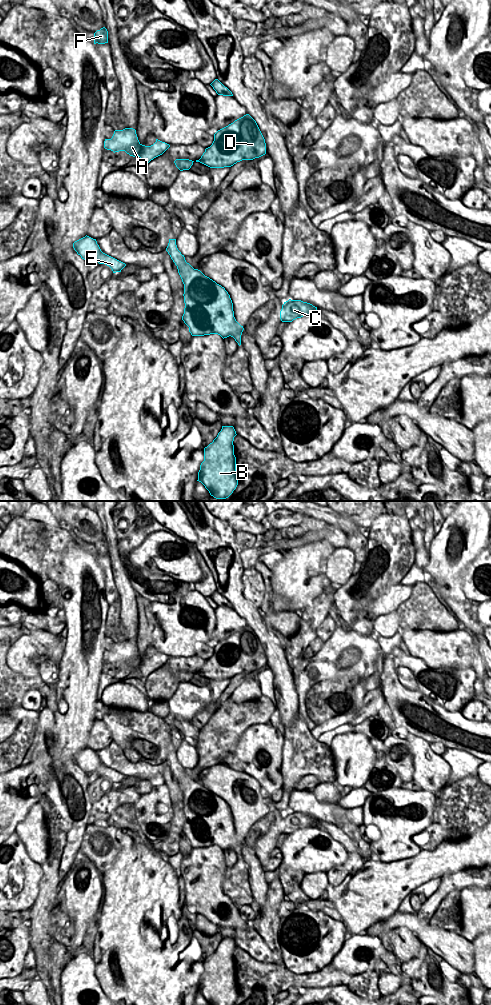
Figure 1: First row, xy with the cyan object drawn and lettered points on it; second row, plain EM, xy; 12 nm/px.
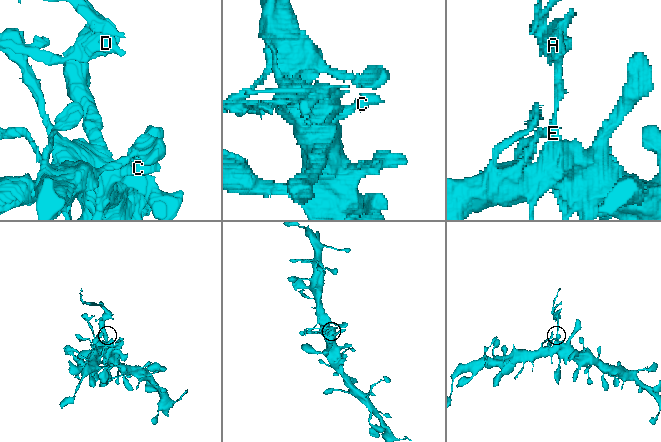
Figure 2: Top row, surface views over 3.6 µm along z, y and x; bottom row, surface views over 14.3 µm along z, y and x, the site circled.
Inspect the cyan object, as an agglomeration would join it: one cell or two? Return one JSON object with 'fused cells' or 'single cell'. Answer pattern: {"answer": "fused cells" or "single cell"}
{"answer": "fused cells"}

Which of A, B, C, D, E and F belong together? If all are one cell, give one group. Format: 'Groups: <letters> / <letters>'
Groups: A B C E / D F

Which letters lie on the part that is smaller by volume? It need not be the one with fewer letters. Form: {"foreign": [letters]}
{"foreign": ["D", "F"]}

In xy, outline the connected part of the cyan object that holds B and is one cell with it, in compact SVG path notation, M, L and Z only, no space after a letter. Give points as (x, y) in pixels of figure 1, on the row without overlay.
M222 938L213 954L204 960L204 973L200 977L197 993L201 994L209 1005L233 1005L238 997L233 957L236 947L233 938Z

